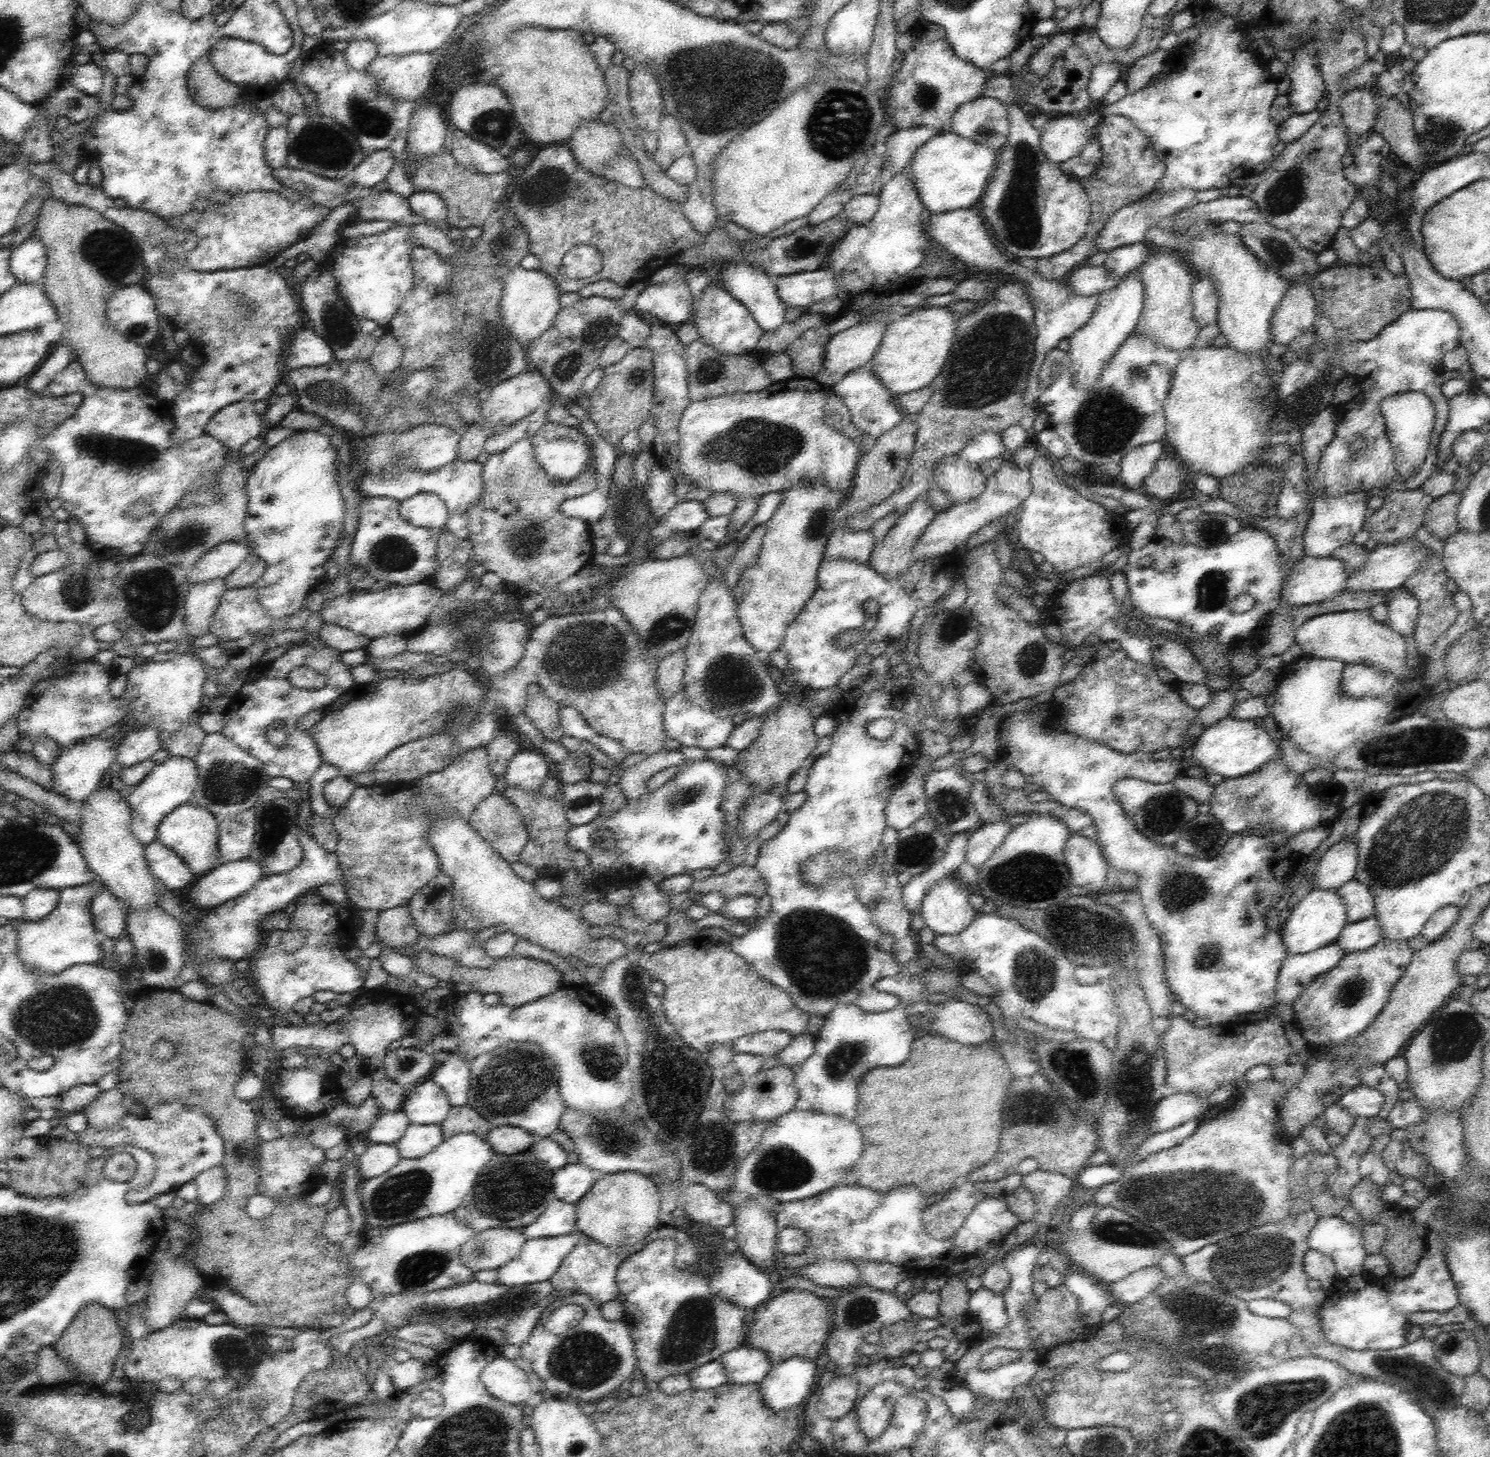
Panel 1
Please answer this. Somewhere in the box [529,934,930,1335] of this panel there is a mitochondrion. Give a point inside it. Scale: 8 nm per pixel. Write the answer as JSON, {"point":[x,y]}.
{"point":[779,1169]}

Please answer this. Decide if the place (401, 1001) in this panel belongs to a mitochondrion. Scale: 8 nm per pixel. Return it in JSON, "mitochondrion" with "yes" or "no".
{"mitochondrion":"no"}

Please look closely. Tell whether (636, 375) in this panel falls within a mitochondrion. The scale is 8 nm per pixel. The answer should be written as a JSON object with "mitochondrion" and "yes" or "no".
{"mitochondrion":"yes"}

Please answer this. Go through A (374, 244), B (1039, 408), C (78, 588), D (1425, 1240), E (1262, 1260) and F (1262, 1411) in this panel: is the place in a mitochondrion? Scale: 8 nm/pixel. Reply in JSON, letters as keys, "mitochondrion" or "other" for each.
{"A":"other","B":"other","C":"mitochondrion","D":"other","E":"mitochondrion","F":"mitochondrion"}

